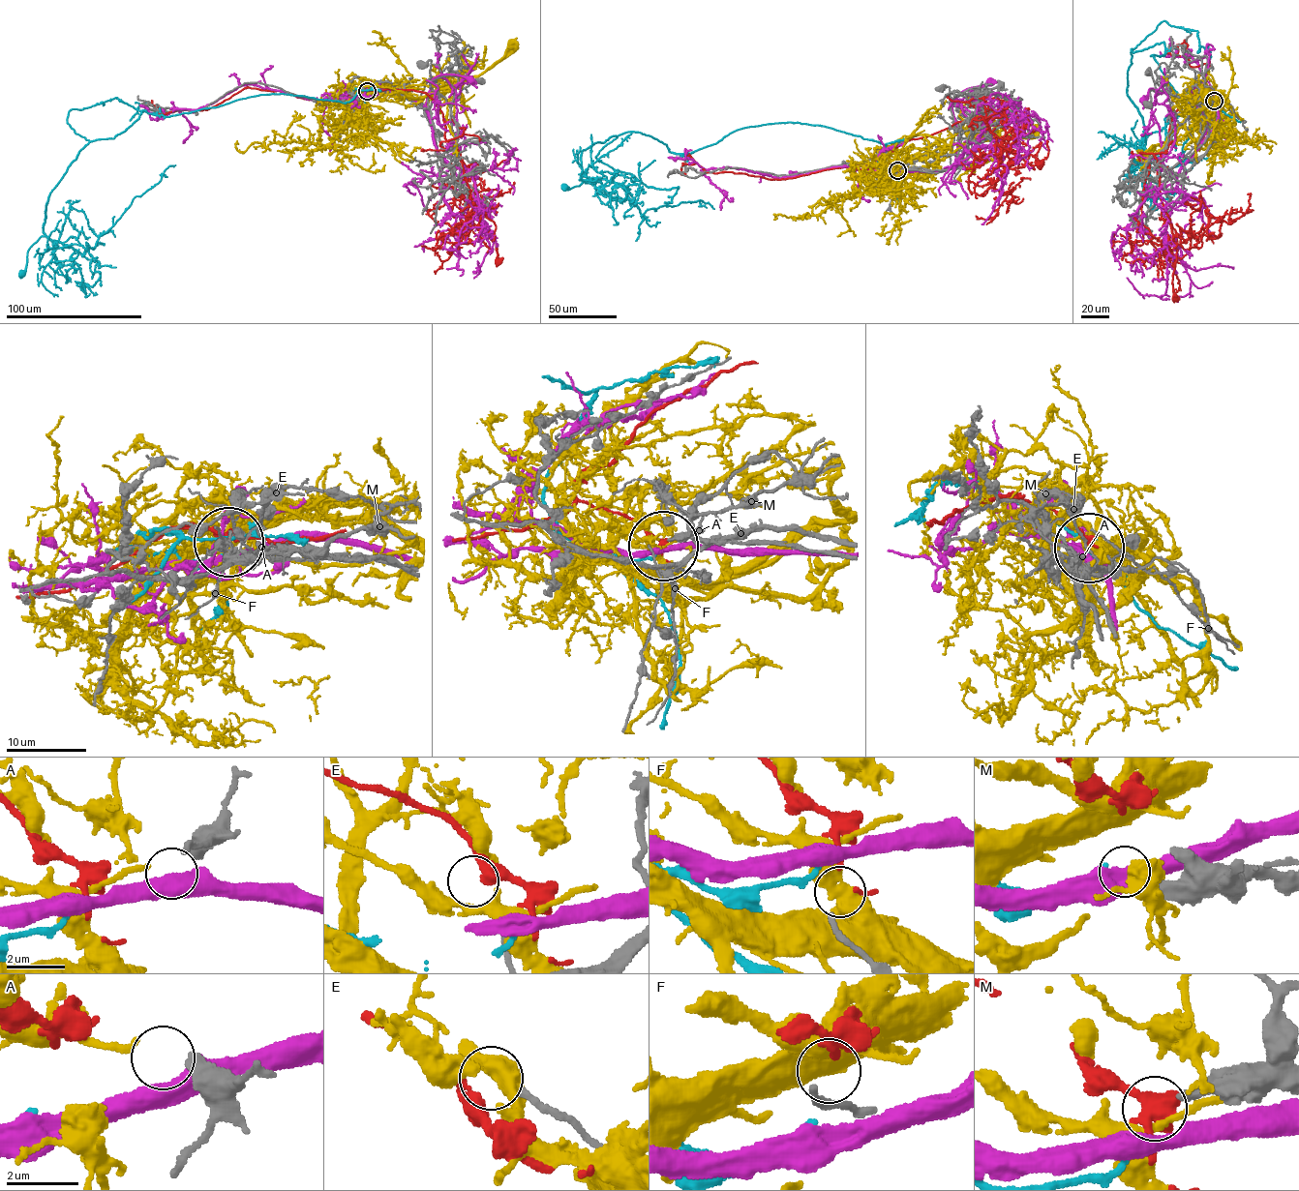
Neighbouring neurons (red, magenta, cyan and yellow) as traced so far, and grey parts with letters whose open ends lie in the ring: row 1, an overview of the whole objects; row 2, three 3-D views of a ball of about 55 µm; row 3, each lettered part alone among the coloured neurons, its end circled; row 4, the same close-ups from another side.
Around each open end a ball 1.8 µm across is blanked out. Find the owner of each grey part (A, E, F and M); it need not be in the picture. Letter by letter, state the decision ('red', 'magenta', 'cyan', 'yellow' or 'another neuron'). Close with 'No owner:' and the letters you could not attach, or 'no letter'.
A: yellow
E: another neuron
F: red
M: another neuron
No owner: E, M

